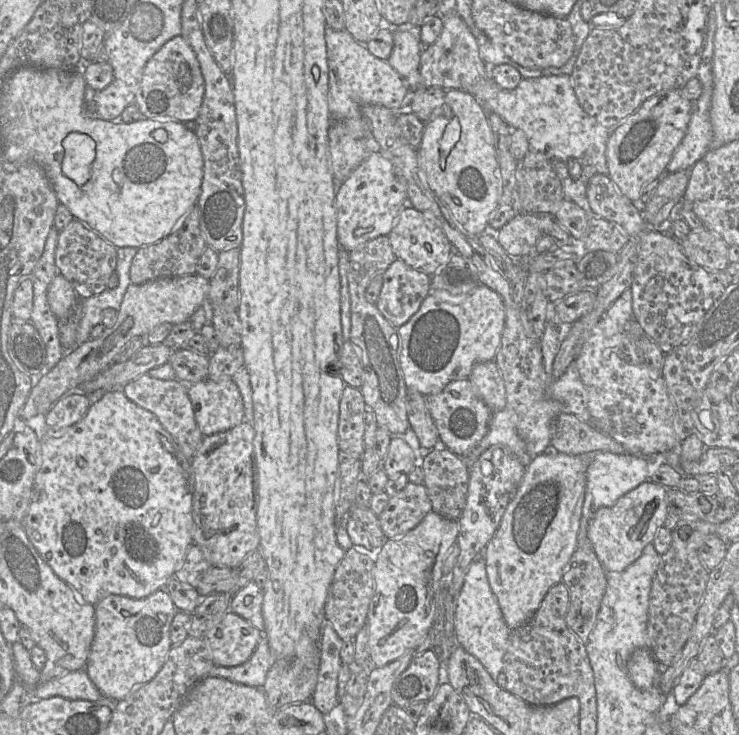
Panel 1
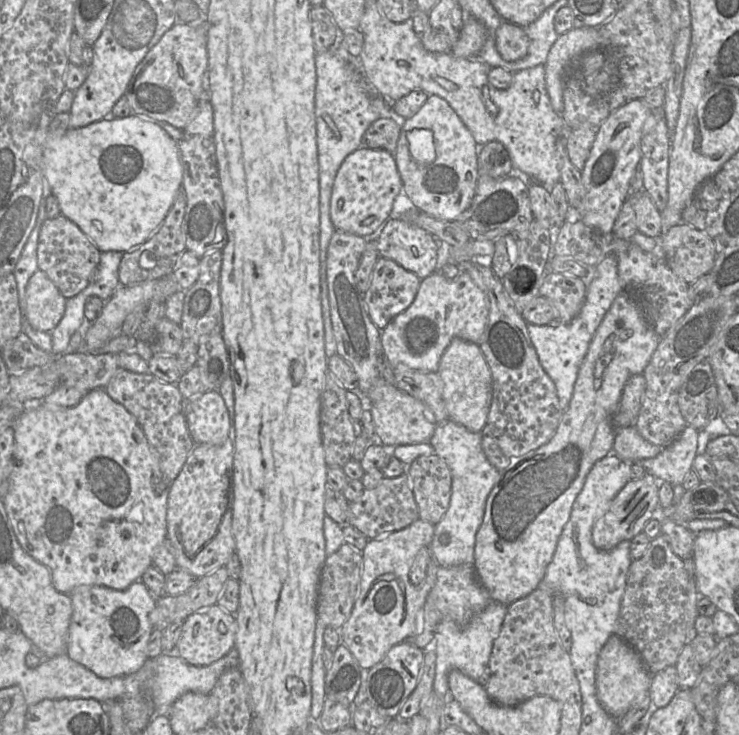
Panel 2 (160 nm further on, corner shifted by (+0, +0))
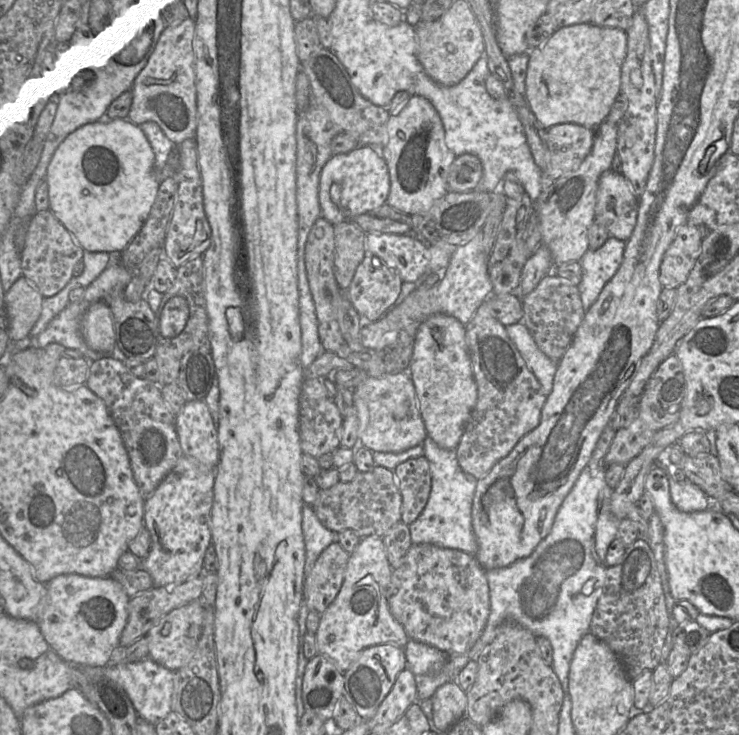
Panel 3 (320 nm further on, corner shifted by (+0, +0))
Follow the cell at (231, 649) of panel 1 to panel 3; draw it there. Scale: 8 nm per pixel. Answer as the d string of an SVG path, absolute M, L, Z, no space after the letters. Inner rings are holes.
M203 600L189 602L164 615L160 621L143 636L147 639L149 658L171 671L176 671L186 665L195 652L202 631L203 618Z

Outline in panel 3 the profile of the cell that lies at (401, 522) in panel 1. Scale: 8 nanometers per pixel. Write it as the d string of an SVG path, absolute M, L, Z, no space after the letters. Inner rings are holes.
M375 466L370 471L358 471L349 482L337 482L328 489L320 489L312 509L329 530L353 530L359 537L382 537L395 523L401 521L402 497L394 471Z

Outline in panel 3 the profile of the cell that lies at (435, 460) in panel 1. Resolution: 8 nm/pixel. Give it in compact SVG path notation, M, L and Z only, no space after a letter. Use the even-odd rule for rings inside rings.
M426 457L400 463L394 470L402 497L401 521L409 525L423 511L431 491L431 472Z

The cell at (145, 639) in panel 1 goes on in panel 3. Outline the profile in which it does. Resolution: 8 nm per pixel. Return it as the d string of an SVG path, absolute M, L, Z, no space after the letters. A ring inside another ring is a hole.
M62 574L46 583L46 588L46 609L36 624L50 649L67 663L106 666L128 618L130 597L122 586L110 577Z

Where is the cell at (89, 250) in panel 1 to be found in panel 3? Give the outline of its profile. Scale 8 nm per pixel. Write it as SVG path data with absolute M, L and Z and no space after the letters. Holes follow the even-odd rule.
M49 209L37 211L28 222L20 249L22 276L25 276L43 297L55 295L74 277L74 268L82 261L84 252Z

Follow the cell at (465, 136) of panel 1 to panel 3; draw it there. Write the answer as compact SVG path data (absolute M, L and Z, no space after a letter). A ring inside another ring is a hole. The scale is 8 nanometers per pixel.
M411 95L401 109L391 112L386 125L386 141L379 151L386 161L390 177L387 205L412 215L427 211L437 200L448 193L448 172L456 155L446 146L445 130L439 113L425 97Z

